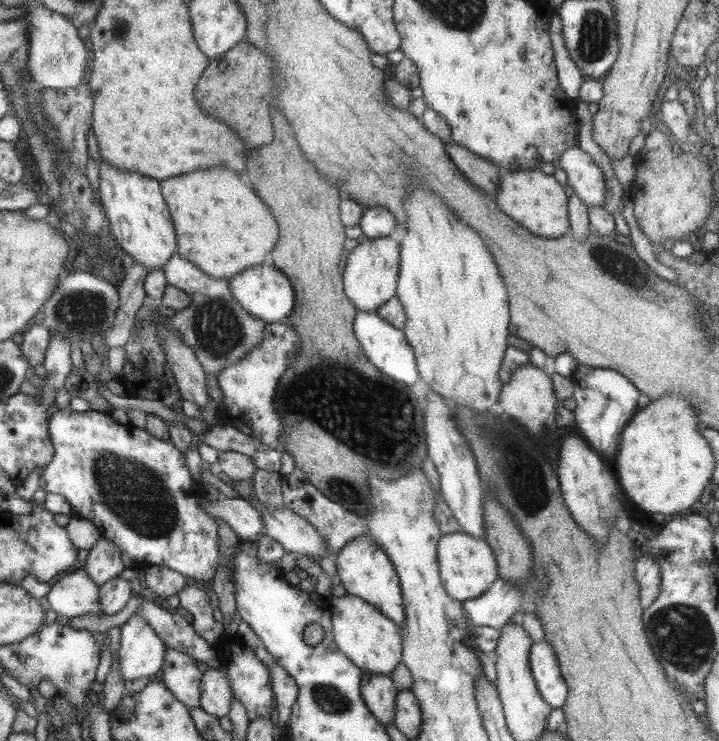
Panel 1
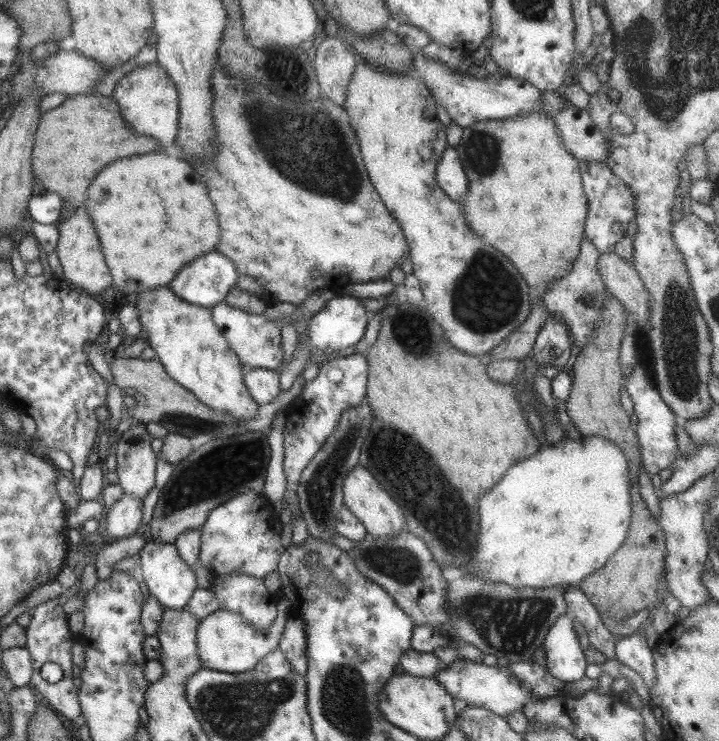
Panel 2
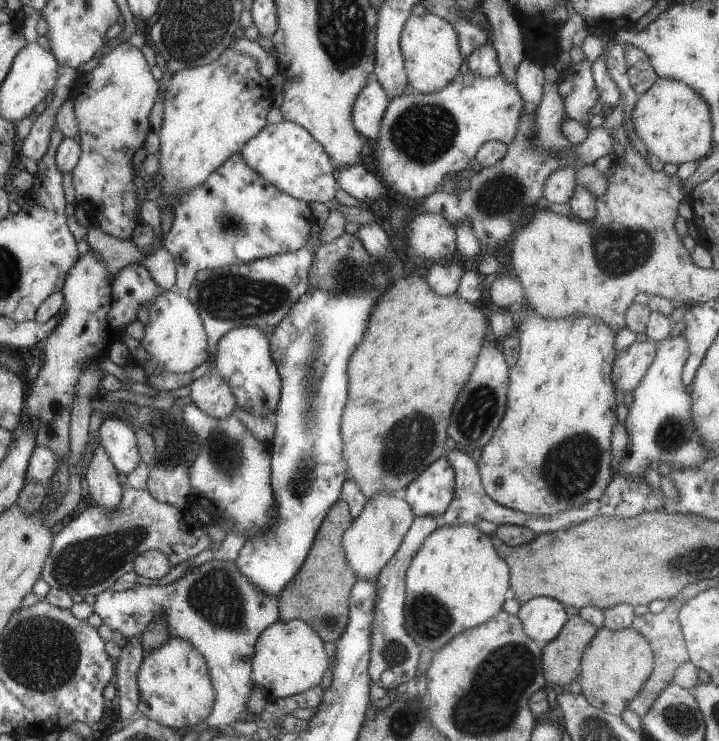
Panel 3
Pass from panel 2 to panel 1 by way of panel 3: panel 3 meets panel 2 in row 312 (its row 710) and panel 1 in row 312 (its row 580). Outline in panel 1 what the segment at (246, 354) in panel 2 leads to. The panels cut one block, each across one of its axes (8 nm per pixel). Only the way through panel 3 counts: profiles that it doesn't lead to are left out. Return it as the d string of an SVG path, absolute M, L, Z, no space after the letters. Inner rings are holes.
M176 252L169 257L163 271L167 284L181 289L190 299L189 304L177 309L173 316L164 317L164 324L190 348L205 374L216 377L222 368L237 362L261 343L266 322L241 308L228 289L228 280L208 277L193 264L181 260Z

